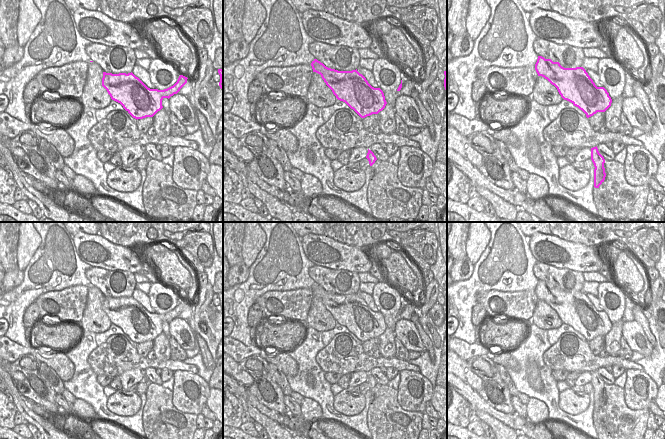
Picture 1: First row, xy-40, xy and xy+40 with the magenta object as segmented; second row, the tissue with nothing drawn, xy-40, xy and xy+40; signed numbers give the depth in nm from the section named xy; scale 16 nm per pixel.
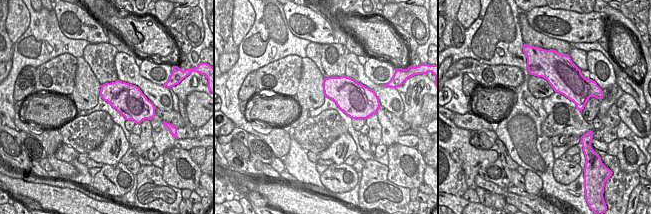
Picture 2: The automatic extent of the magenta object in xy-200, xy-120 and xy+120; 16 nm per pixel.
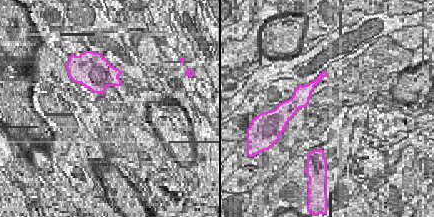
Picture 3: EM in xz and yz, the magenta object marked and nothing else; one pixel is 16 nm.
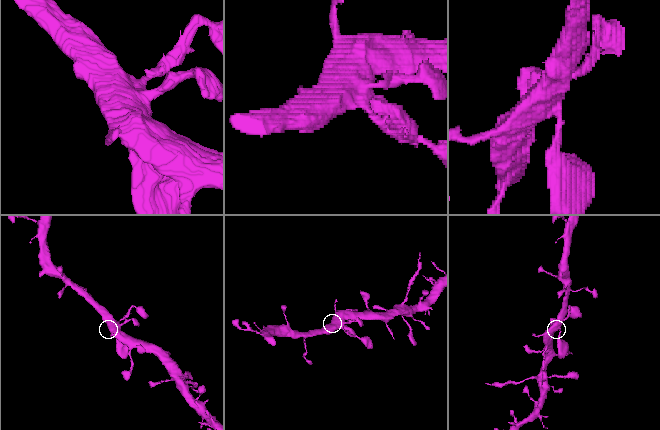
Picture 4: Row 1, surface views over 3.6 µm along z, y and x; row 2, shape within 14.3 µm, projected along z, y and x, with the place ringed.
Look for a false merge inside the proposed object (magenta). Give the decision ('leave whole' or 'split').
leave whole

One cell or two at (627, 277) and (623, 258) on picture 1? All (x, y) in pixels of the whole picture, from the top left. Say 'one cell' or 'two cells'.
one cell

